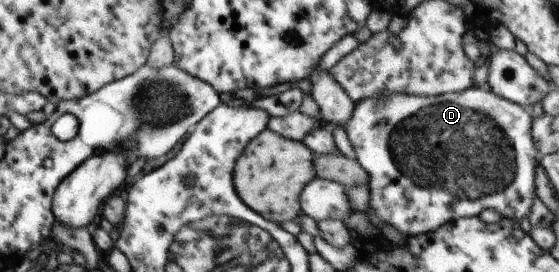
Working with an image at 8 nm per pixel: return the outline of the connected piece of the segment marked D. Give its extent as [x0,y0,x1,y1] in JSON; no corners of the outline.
[344,86,541,236]

